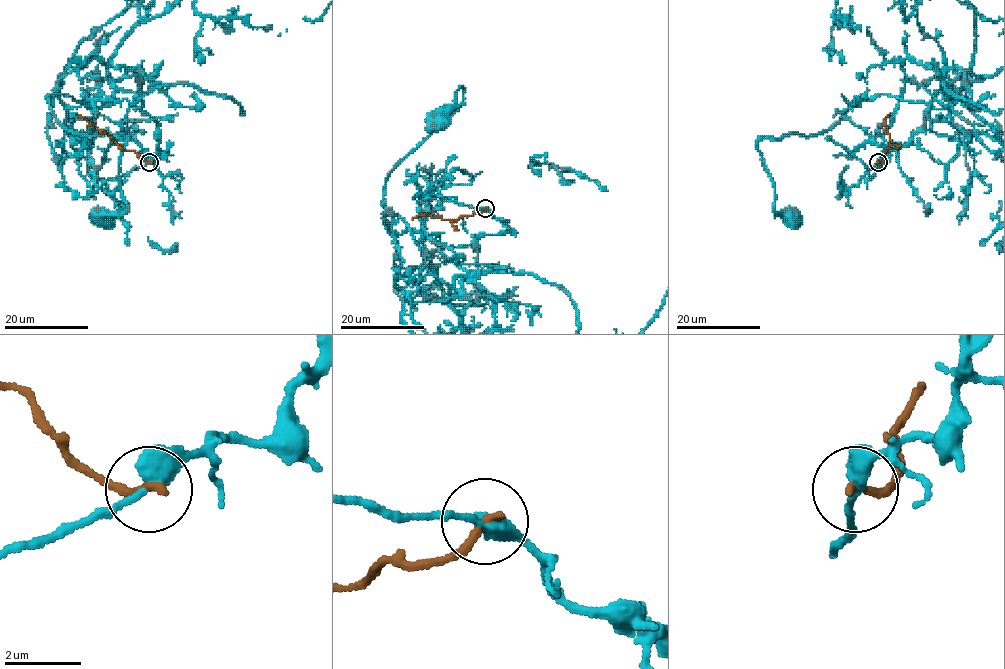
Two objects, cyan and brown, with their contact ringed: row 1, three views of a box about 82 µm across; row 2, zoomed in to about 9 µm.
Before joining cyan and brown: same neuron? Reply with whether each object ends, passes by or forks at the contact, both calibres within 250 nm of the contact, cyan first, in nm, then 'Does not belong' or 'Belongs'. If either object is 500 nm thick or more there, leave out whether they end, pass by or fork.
At the ring cyan passes by. At the ring brown ends. Thickness 360 nm (cyan) against 260 nm. Does not belong

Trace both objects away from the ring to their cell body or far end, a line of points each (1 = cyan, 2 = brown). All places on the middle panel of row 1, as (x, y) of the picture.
1: (485, 209), (430, 195), (422, 245), (445, 299), (383, 201), (461, 87), (440, 122)
2: (485, 209), (454, 220), (421, 214), (412, 220)

